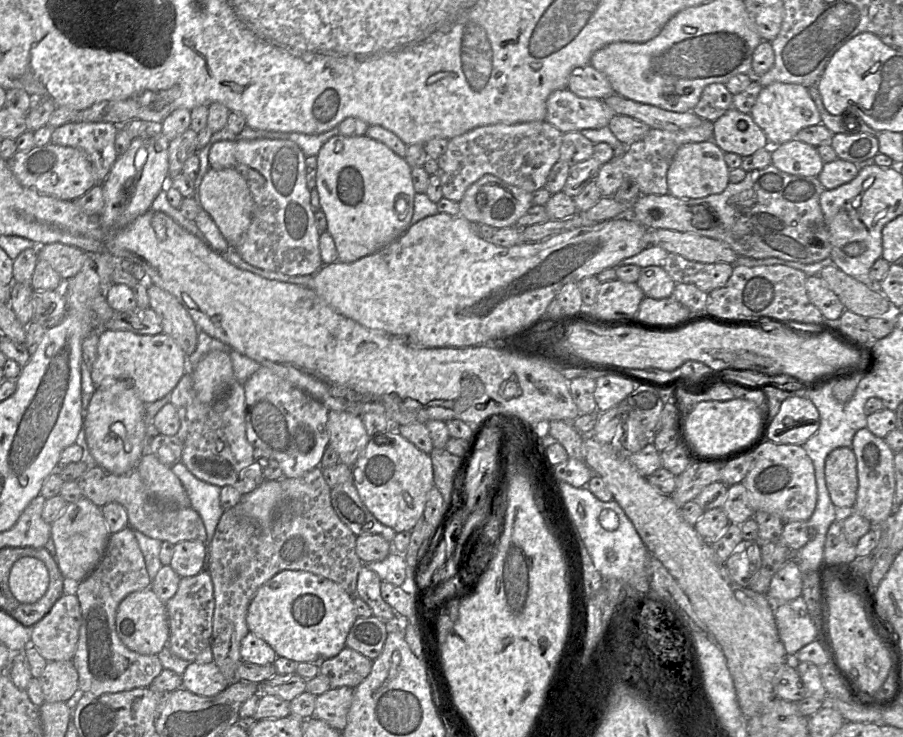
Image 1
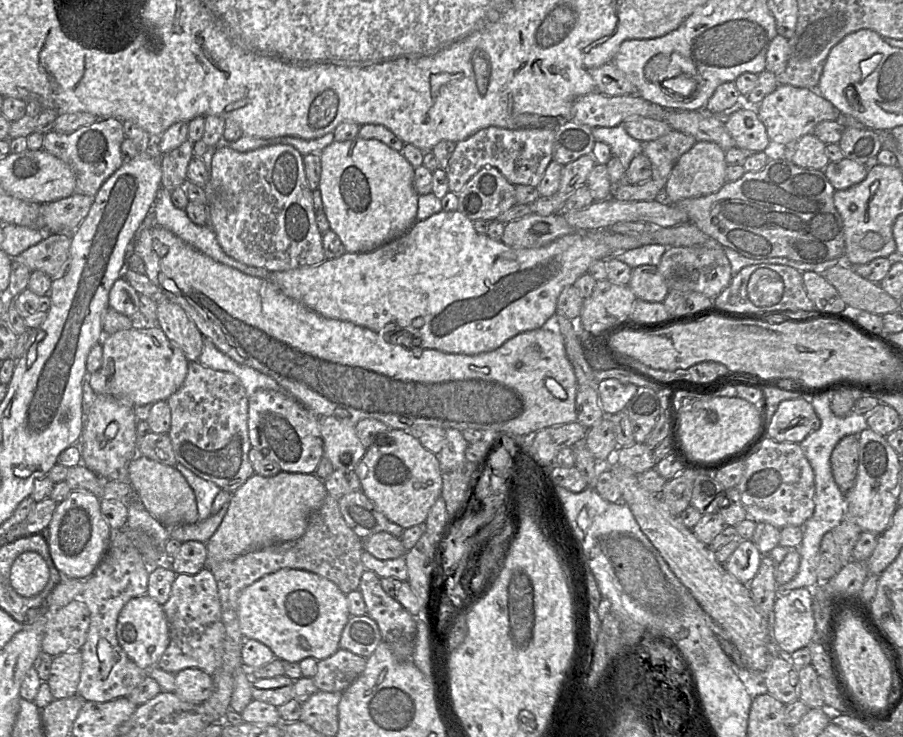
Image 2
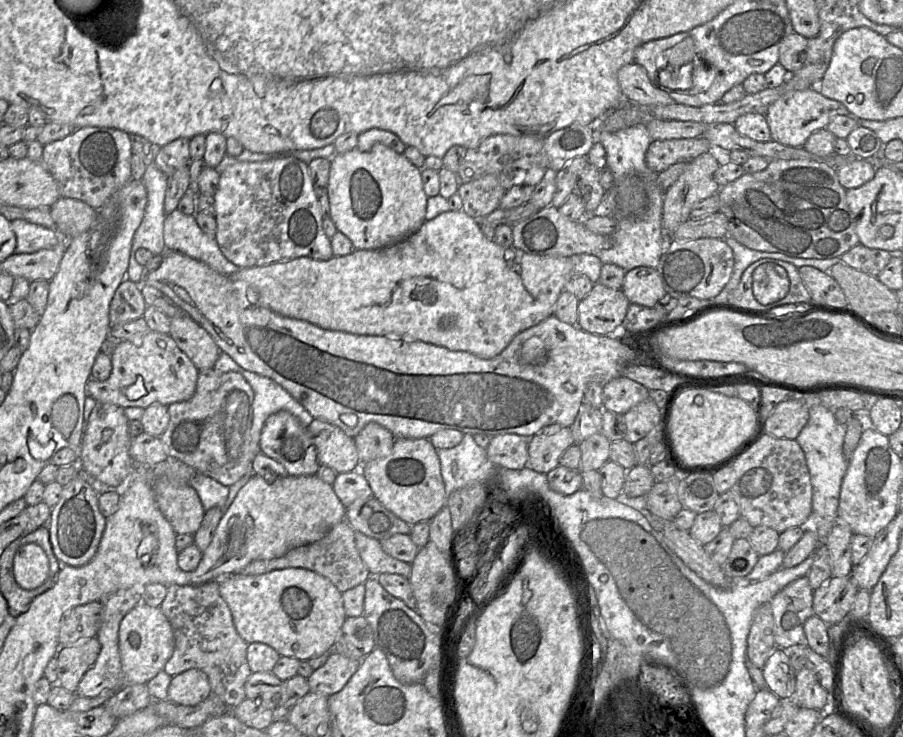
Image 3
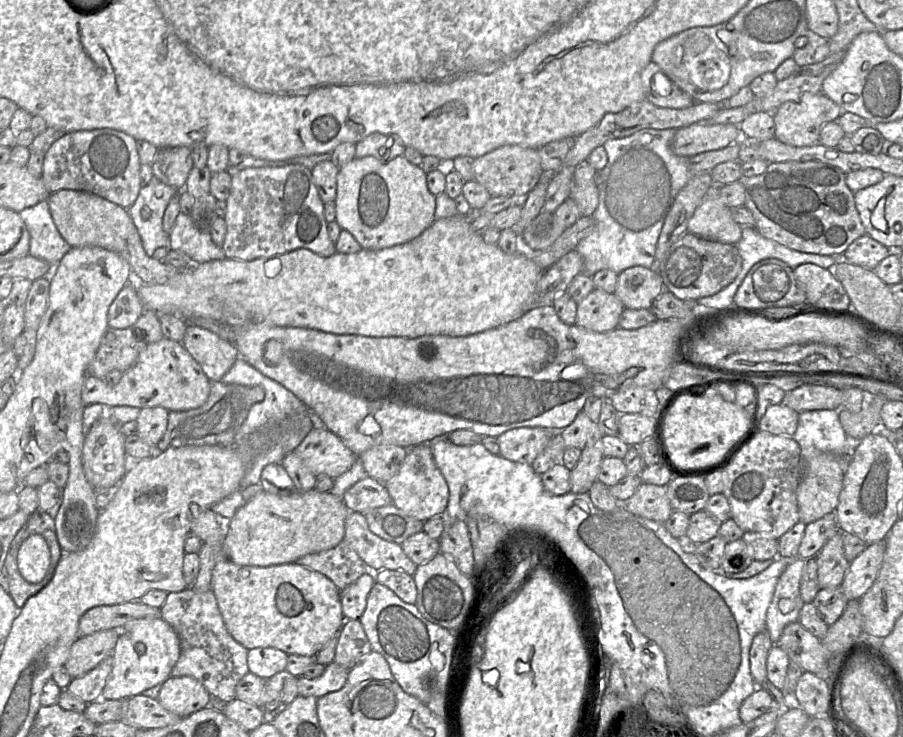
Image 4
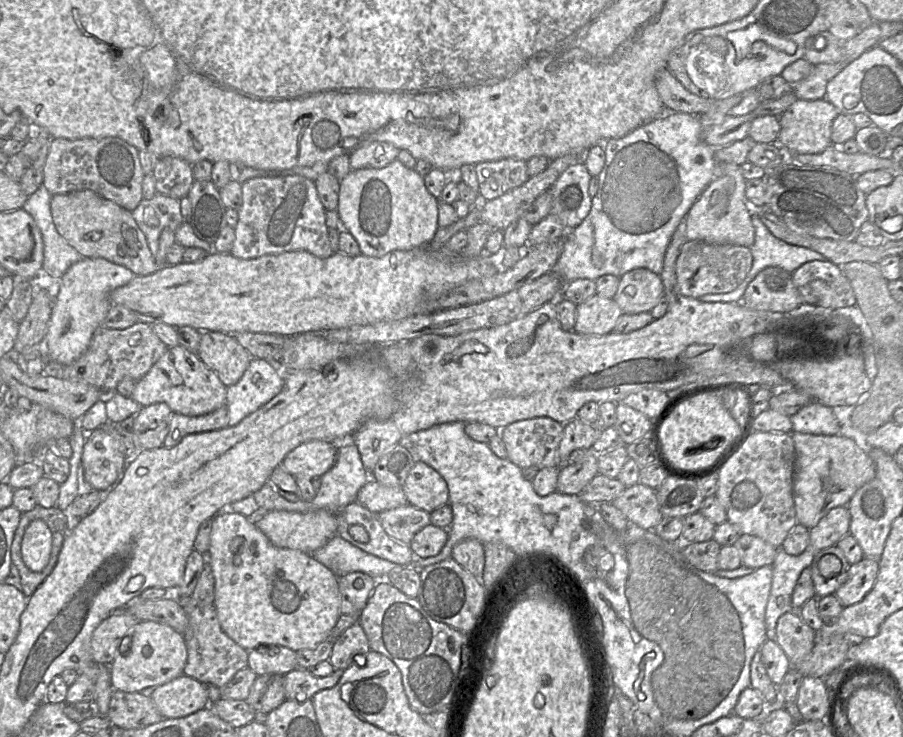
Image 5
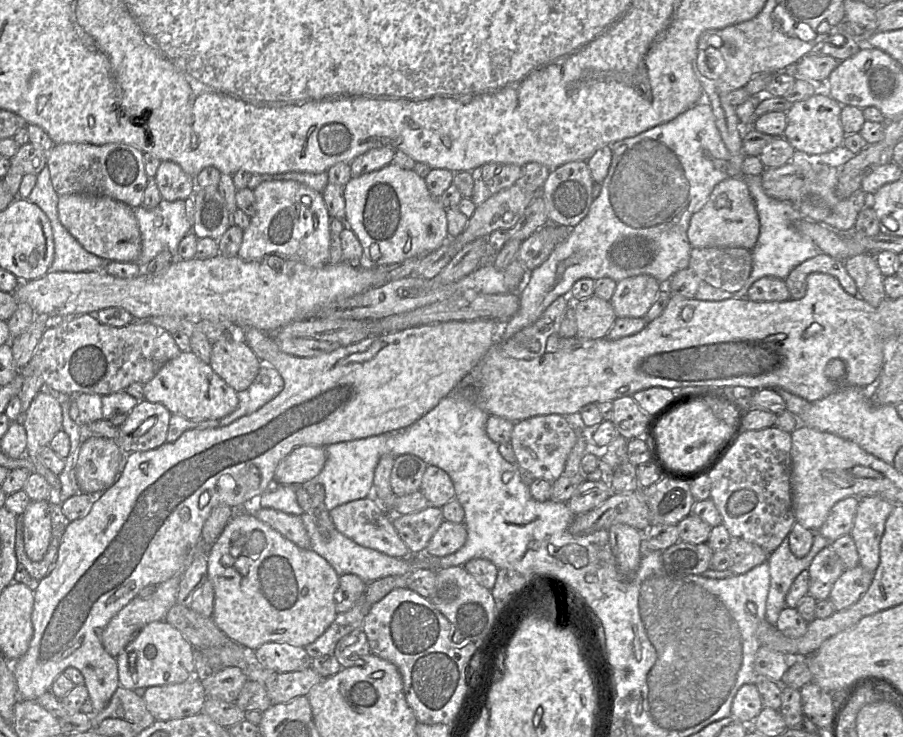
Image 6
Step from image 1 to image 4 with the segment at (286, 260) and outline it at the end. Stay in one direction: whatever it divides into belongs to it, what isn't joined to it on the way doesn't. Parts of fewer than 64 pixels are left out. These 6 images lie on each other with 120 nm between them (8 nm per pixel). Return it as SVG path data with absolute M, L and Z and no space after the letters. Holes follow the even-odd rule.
M300 164L247 168L232 175L231 193L225 202L227 233L222 245L226 258L251 261L308 249L320 256L336 253L324 217L324 202L311 171Z

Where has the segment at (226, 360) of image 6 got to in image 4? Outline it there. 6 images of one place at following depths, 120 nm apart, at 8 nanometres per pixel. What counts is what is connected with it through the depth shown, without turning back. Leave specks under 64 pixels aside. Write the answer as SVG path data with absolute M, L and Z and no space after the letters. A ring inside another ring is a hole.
M194 325L187 326L181 343L210 381L221 381L239 357L239 352L233 343Z

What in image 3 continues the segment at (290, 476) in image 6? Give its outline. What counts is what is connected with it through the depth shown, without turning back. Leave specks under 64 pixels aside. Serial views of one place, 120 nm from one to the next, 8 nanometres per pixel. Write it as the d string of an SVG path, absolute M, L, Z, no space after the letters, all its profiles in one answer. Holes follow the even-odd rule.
M314 418L307 431L316 447L320 465L330 467L338 474L359 469L361 461L355 440L339 427Z

